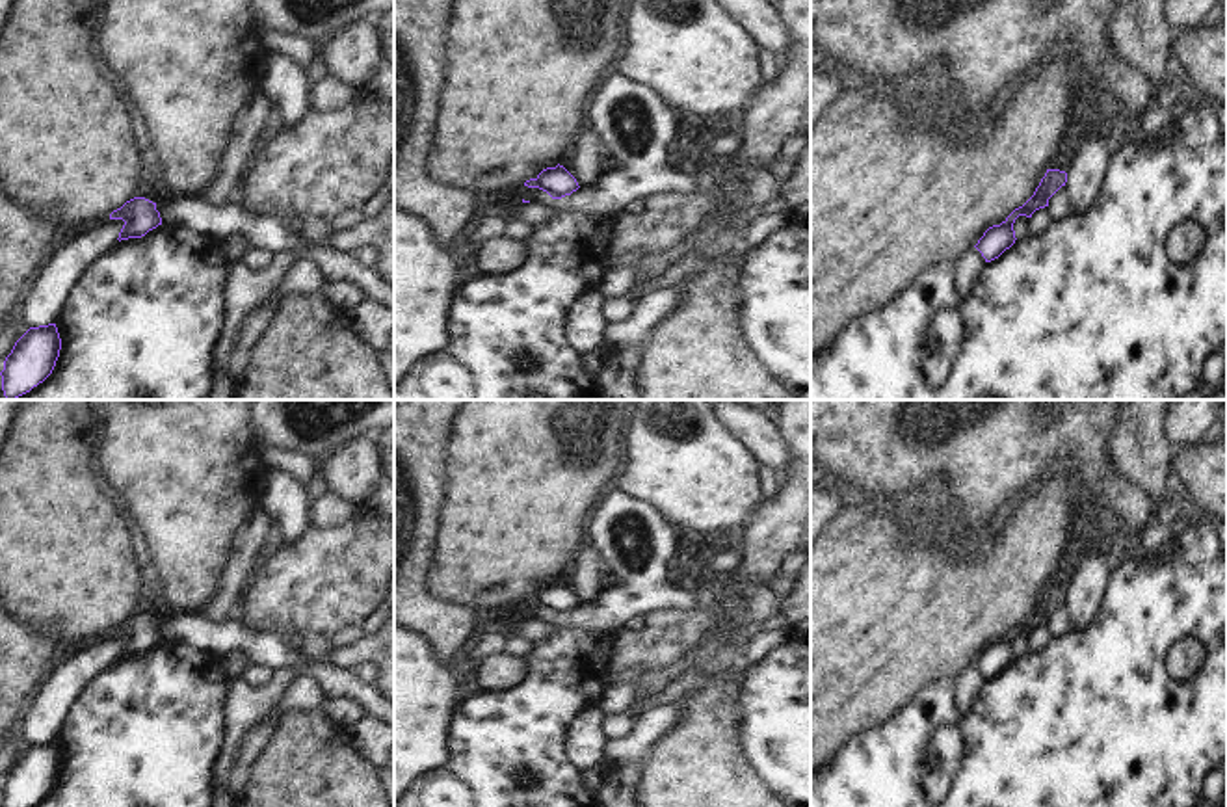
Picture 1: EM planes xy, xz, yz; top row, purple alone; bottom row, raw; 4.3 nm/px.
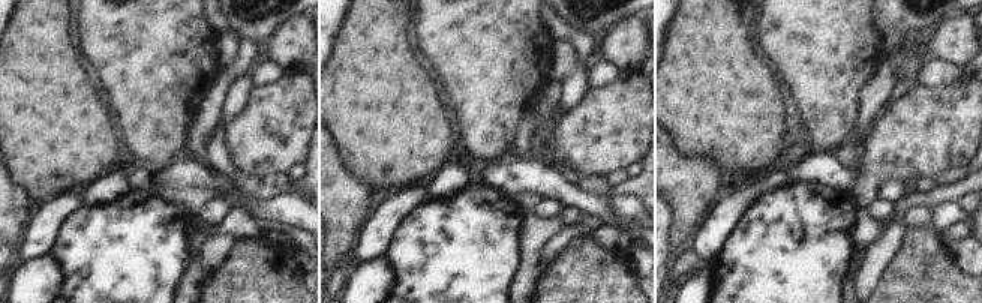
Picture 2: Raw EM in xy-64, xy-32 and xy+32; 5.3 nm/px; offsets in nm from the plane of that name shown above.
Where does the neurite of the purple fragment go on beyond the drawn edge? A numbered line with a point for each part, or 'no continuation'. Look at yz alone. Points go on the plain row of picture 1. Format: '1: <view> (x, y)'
no continuation

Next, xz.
no continuation

